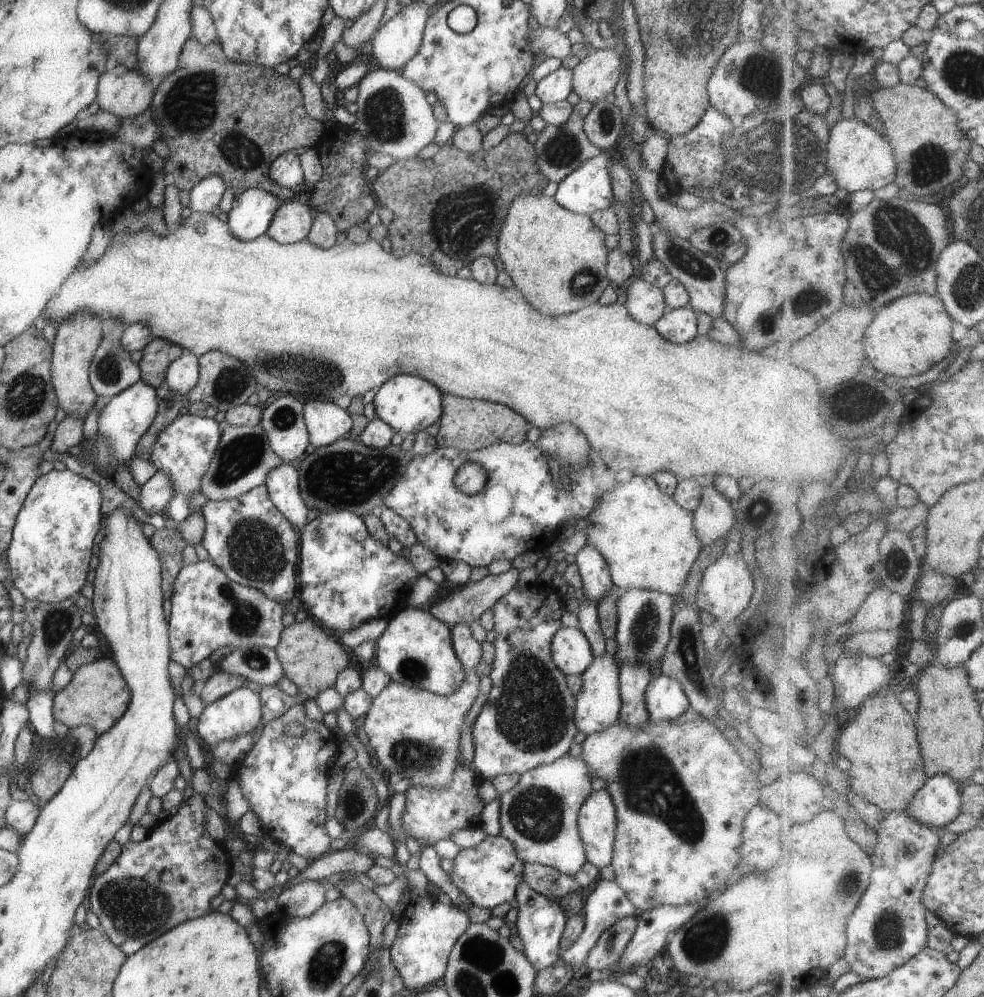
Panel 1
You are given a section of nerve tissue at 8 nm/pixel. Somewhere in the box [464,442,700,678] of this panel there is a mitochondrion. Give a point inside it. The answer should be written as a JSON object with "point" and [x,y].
{"point":[646,630]}

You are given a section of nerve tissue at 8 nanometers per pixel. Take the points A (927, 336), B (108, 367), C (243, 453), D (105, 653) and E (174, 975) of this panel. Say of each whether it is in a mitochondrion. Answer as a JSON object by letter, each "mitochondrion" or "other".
{"A":"other","B":"mitochondrion","C":"mitochondrion","D":"other","E":"other"}

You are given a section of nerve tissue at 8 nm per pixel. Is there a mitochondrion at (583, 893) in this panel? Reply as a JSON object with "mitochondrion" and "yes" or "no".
{"mitochondrion":"no"}

